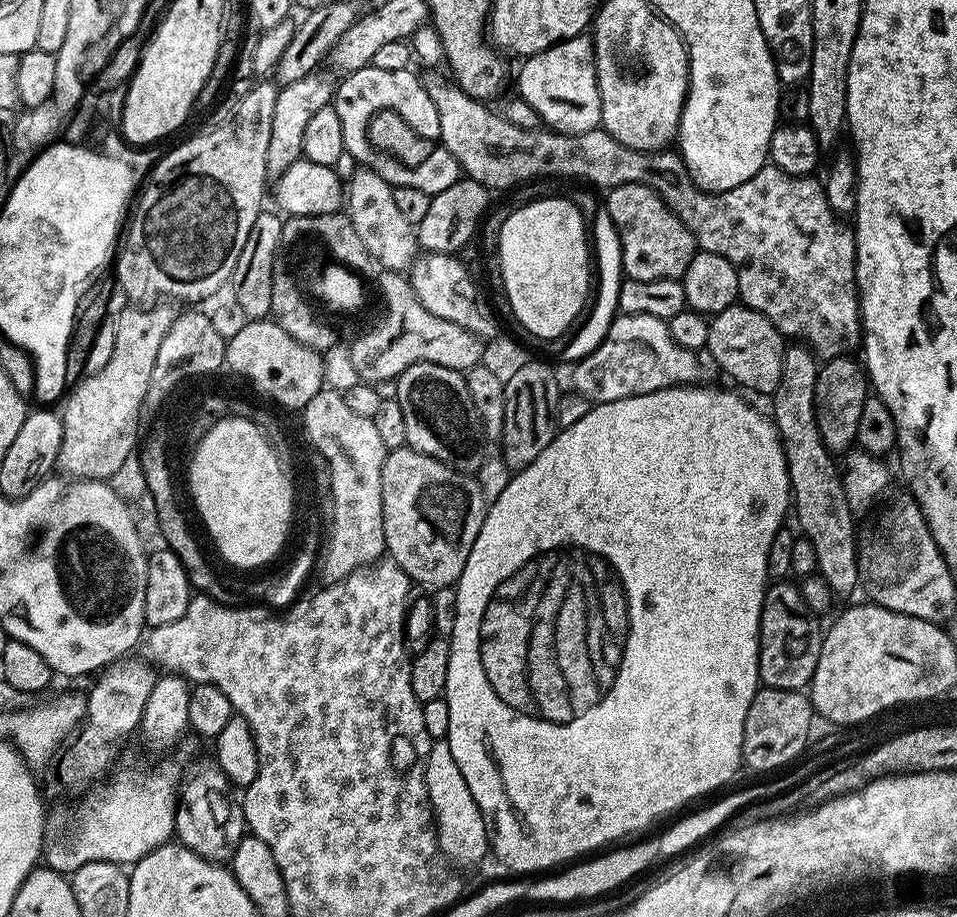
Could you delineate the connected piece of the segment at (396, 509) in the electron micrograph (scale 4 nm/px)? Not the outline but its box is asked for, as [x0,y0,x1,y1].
[382,446,486,589]

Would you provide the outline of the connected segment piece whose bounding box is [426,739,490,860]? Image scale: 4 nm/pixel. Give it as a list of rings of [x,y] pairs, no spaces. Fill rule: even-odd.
[[[447,739],[437,740],[432,745],[426,766],[426,786],[443,847],[464,860],[487,857],[490,845],[484,819],[478,810],[478,802],[474,802],[474,794],[470,794],[470,786],[466,786],[466,778],[462,778],[462,770],[458,770],[458,762],[454,762],[454,754],[450,754]]]

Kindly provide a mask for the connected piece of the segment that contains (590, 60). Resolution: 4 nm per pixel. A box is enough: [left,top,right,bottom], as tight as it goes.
[519,34,601,136]

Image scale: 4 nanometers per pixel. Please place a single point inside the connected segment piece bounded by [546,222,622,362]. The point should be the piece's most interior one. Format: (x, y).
(587, 332)

